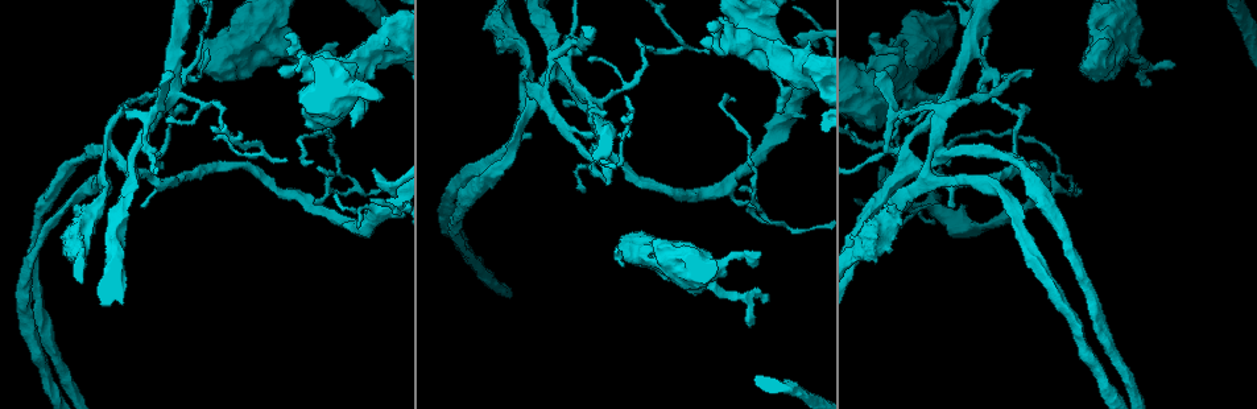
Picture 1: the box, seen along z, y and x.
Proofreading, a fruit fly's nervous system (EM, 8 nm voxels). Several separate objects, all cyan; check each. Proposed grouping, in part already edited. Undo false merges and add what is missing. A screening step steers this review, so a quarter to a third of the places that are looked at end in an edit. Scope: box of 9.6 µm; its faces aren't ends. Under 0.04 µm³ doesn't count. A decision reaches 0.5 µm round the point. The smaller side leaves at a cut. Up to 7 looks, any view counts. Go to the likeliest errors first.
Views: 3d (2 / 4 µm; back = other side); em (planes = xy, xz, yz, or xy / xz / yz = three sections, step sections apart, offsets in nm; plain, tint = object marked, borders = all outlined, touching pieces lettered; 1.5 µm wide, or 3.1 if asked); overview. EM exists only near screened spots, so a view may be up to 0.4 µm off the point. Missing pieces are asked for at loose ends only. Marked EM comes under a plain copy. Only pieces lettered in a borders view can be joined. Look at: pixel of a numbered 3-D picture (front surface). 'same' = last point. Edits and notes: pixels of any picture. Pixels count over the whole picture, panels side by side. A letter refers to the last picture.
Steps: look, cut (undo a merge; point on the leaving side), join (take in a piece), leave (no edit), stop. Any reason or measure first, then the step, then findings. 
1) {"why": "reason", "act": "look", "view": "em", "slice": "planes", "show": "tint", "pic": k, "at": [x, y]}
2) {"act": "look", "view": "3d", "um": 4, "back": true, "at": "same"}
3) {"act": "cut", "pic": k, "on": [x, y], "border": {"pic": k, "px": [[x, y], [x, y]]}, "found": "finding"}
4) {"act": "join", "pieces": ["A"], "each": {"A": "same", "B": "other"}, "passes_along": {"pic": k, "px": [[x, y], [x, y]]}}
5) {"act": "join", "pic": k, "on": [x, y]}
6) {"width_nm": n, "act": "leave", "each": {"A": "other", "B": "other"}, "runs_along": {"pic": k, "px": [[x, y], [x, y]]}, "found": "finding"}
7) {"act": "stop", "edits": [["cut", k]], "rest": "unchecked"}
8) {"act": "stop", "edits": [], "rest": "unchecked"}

{"why": "thin end", "act": "look", "view": "3d", "um": 2, "pic": 1, "at": [339, 44]}

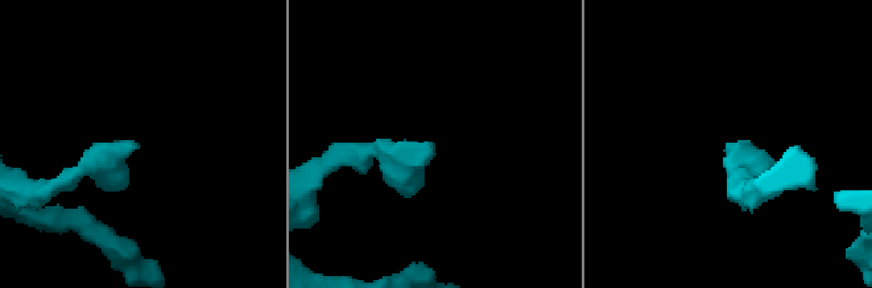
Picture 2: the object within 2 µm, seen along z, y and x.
{"why": "now the EM", "act": "look", "view": "em", "slice": "planes", "show": "borders", "pic": 2, "at": [133, 145]}

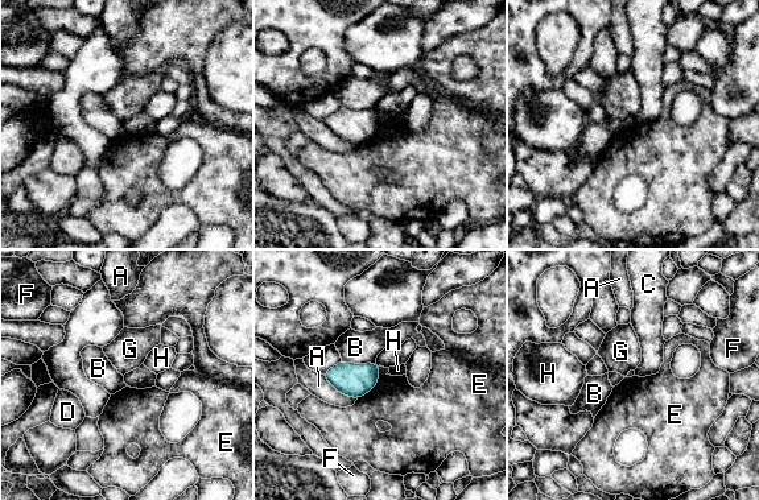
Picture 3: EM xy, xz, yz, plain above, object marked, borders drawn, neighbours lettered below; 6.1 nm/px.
{"act": "leave", "each": {"A": "other", "B": "other", "C": "other", "D": "other", "E": "other", "F": "other", "G": "other", "H": "other"}, "border": {"pic": 3, "px": [[379, 366], [378, 381], [358, 399]]}, "found": "none of them fits"}

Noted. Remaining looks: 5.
{"why": "sharp bend", "act": "look", "view": "em", "slice": "planes", "show": "borders", "pic": 1, "at": [148, 151]}

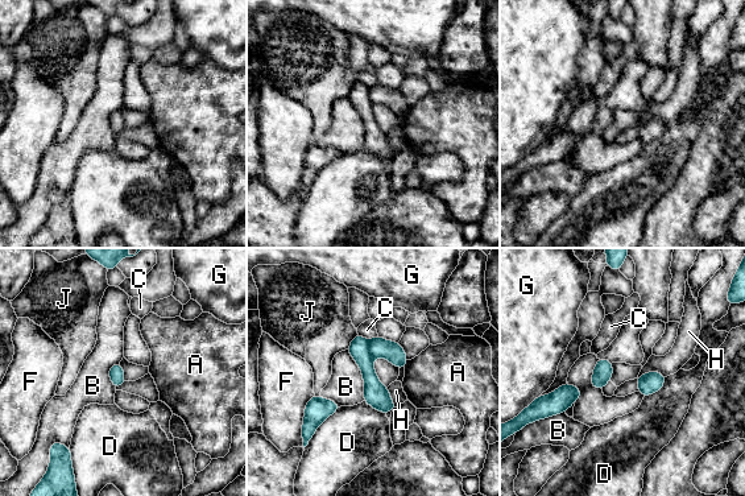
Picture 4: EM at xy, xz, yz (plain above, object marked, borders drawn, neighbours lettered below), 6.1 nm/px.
{"act": "cut", "pic": 4, "on": [379, 347], "each": {"A": "other", "B": "other", "C": "other", "D": "other", "F": "other", "G": "other", "H": "other", "J": "other"}, "border": {"pic": 4, "px": [[368, 342], [368, 350], [373, 356]]}, "found": "a second neuron is stuck on"}

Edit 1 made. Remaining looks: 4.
{"why": "an open end", "act": "look", "view": "3d", "um": 4, "back": true, "pic": 1, "at": [782, 111]}

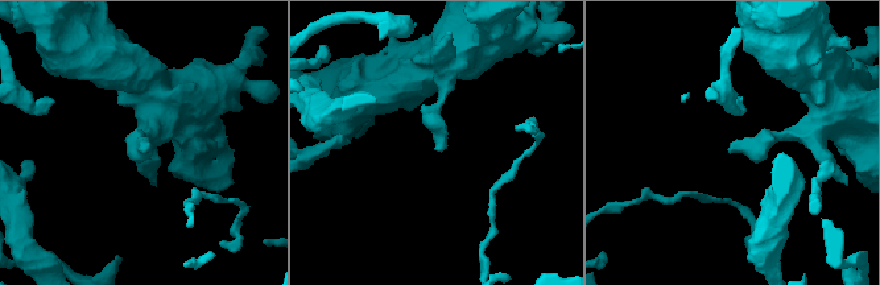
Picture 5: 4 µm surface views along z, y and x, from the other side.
{"why": "need the tissue", "act": "look", "view": "em", "slice": "yz", "step": 4, "show": "borders", "pic": 5, "at": [141, 148]}

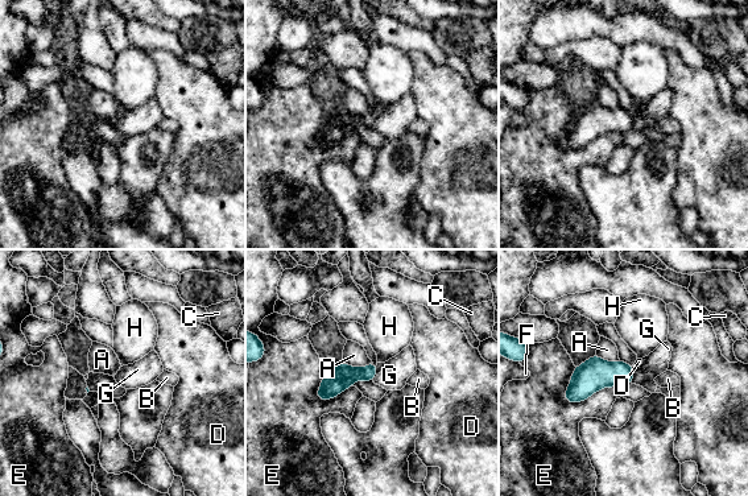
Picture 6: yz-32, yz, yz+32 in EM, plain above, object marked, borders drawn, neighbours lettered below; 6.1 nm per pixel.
{"longest_contact_nm": ["E", 340], "act": "leave", "each": {"A": "other", "B": "other", "C": "other", "D": "other", "E": "other", "F": "other", "G": "other", "H": "other"}, "found": "none of them fits"}

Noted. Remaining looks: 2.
{"act": "stop", "edits": [["cut", 4]], "rest": "unchecked"}

